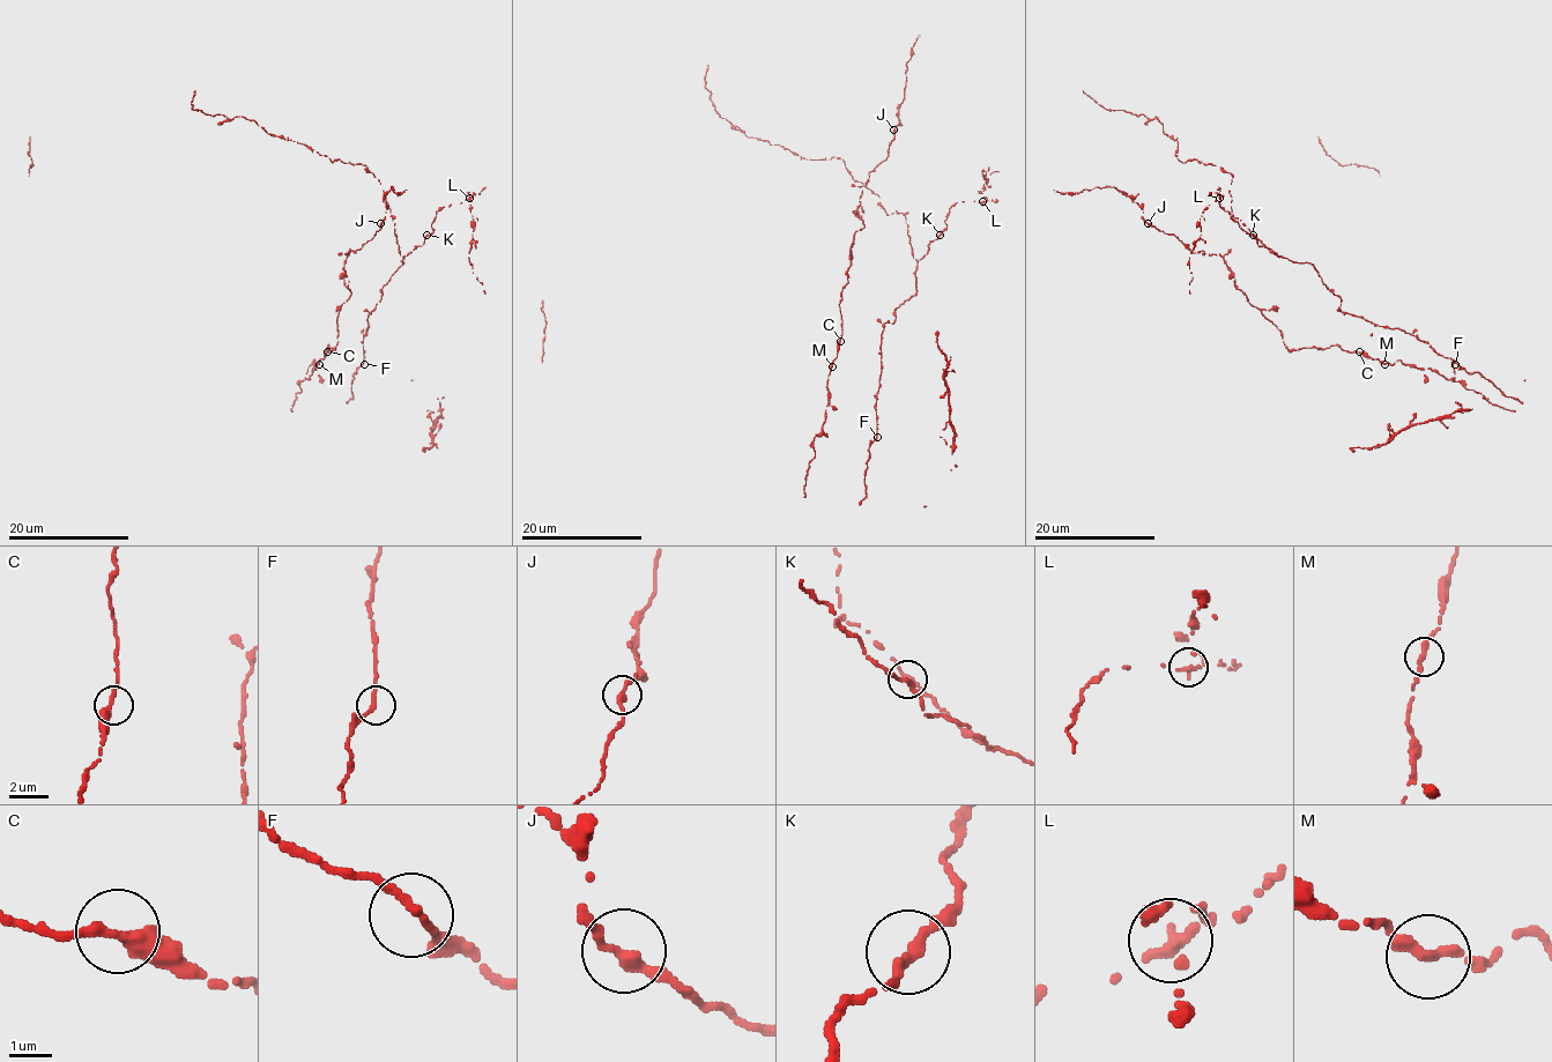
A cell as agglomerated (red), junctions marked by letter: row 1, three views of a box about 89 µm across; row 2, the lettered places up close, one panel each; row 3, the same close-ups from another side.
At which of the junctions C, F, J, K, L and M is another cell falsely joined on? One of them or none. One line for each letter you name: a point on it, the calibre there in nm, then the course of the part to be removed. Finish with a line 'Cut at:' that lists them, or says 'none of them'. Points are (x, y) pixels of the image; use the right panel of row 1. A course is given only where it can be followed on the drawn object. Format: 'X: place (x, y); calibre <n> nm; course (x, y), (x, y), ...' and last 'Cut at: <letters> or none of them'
L: place (1219, 198); calibre 260 nm; course (1219, 197), (1200, 218), (1201, 235), (1189, 258), (1190, 294)
Cut at: L

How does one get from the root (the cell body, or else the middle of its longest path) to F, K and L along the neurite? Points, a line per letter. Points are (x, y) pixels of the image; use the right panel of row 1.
F: (1341, 303), (1342, 312), (1363, 317), (1382, 327), (1401, 328), (1455, 364)
K: (1341, 303), (1311, 264), (1282, 258), (1270, 249), (1259, 245), (1253, 235)
L: (1341, 303), (1311, 264), (1292, 262), (1259, 245), (1219, 206), (1219, 197)

